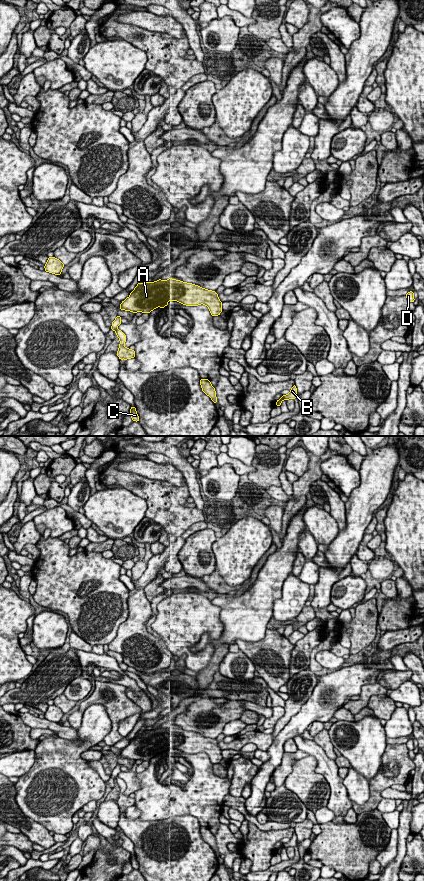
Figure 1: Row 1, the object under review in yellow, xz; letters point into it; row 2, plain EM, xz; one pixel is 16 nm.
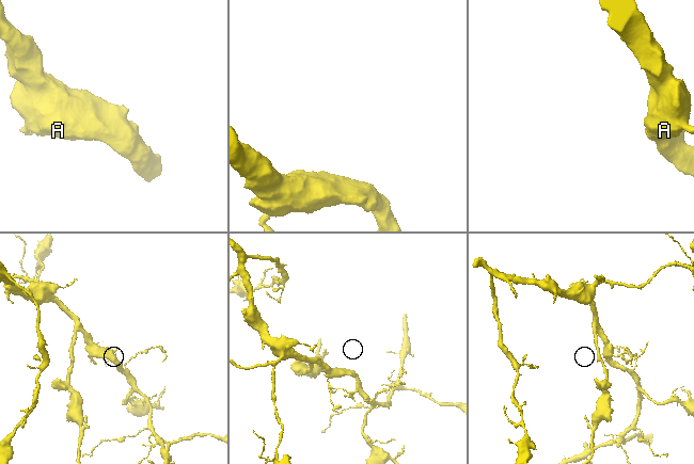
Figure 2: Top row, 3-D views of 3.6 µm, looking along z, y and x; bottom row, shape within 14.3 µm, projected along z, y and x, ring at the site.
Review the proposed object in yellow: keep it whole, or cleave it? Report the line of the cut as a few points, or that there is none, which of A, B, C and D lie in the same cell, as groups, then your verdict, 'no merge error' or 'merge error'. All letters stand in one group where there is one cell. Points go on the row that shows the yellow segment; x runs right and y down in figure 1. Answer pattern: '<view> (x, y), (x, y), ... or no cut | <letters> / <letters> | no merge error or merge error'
xz (116, 328), (114, 330) | A B D / C | merge error

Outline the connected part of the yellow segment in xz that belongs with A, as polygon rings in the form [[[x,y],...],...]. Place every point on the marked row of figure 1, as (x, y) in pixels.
[[[172,278],[138,283],[130,292],[130,296],[122,301],[119,309],[133,313],[150,313],[157,307],[167,306],[169,300],[178,301],[186,306],[204,304],[209,308],[212,316],[220,315],[223,310],[216,291]]]

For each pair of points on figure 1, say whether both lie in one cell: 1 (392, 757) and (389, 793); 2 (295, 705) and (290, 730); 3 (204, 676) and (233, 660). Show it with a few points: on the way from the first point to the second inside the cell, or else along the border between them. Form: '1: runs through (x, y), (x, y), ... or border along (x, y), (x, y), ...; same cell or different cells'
1: border along (390, 786), (381, 793), (382, 798); different cells
2: border along (308, 697), (301, 708), (278, 733); different cells
3: border along (229, 652), (217, 670); different cells

